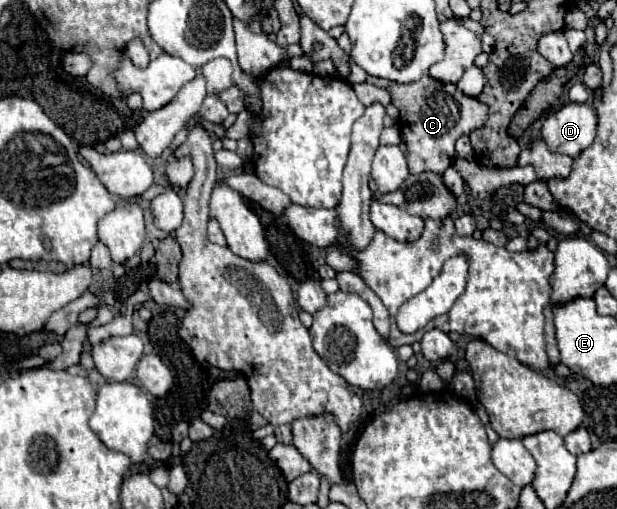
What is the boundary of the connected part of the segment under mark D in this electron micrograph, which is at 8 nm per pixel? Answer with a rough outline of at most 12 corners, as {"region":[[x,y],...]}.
{"region":[[569,103],[541,127],[549,149],[577,157],[597,131],[587,103]]}

